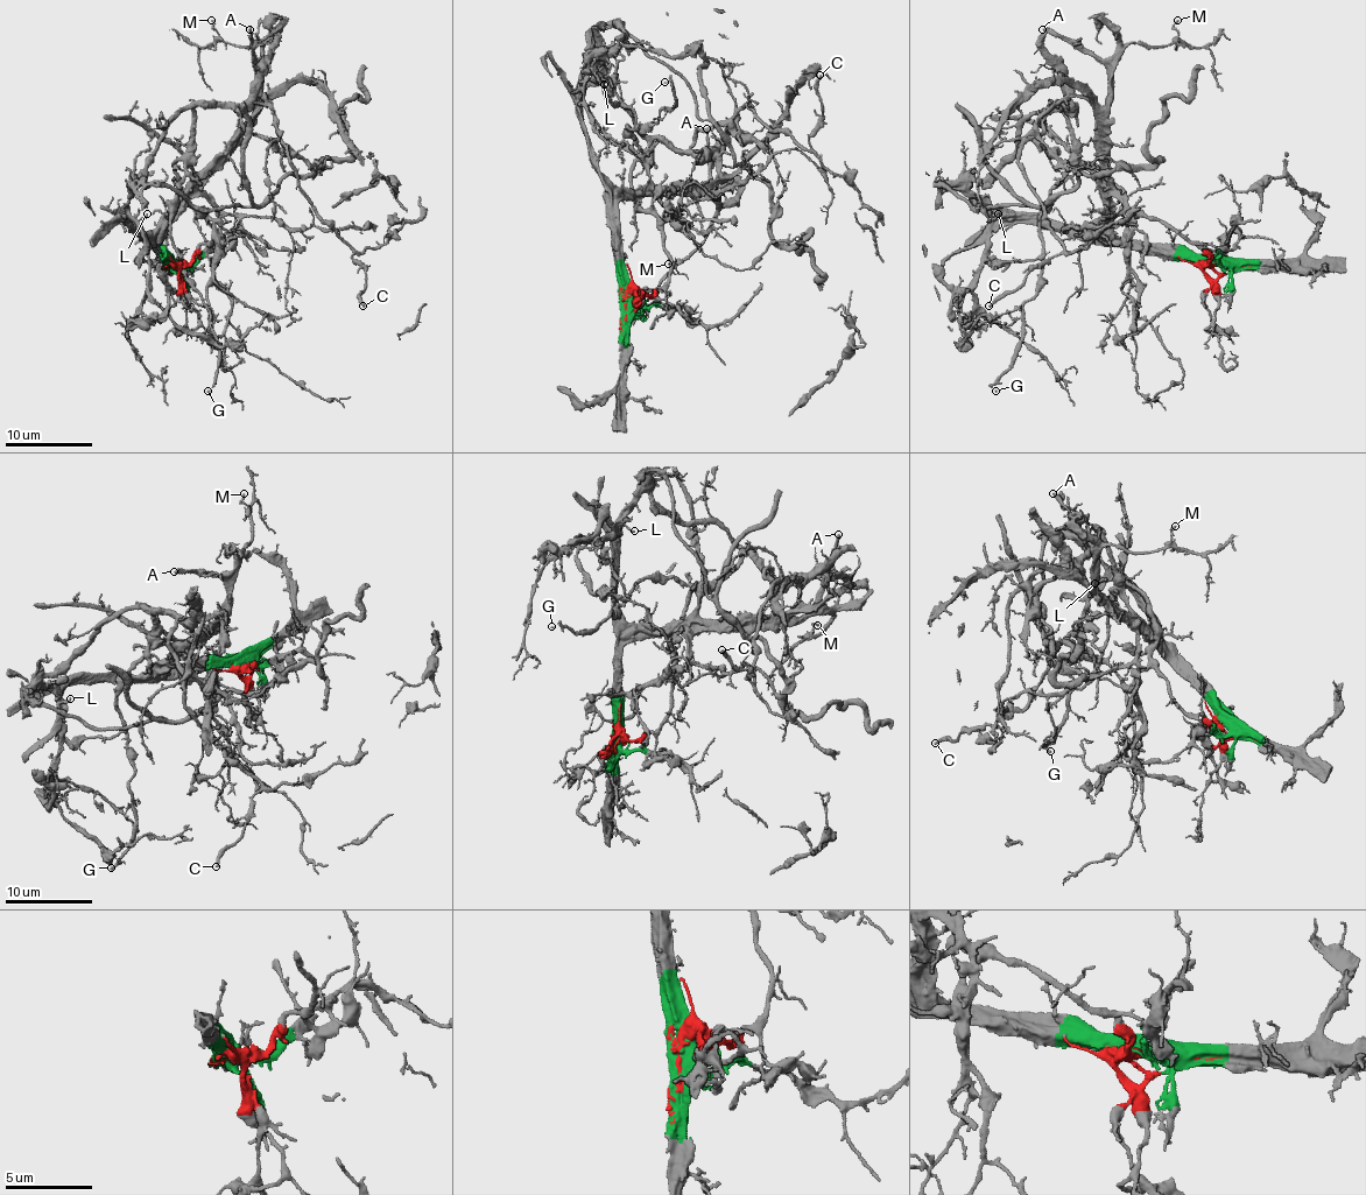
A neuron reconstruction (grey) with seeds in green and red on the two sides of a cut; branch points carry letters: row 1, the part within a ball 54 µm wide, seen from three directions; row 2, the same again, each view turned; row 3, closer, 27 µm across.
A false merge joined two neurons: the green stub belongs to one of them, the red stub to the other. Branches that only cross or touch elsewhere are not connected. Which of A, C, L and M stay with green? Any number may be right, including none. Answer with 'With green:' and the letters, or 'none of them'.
With green: A, L, M

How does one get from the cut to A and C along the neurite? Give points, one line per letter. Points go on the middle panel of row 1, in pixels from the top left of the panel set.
A: (626, 301), (615, 202), (641, 199), (645, 195), (712, 194), (712, 197), (705, 128)
C: (626, 301), (671, 269), (636, 199), (639, 159), (656, 141), (687, 149), (745, 104), (808, 149), (821, 74)

